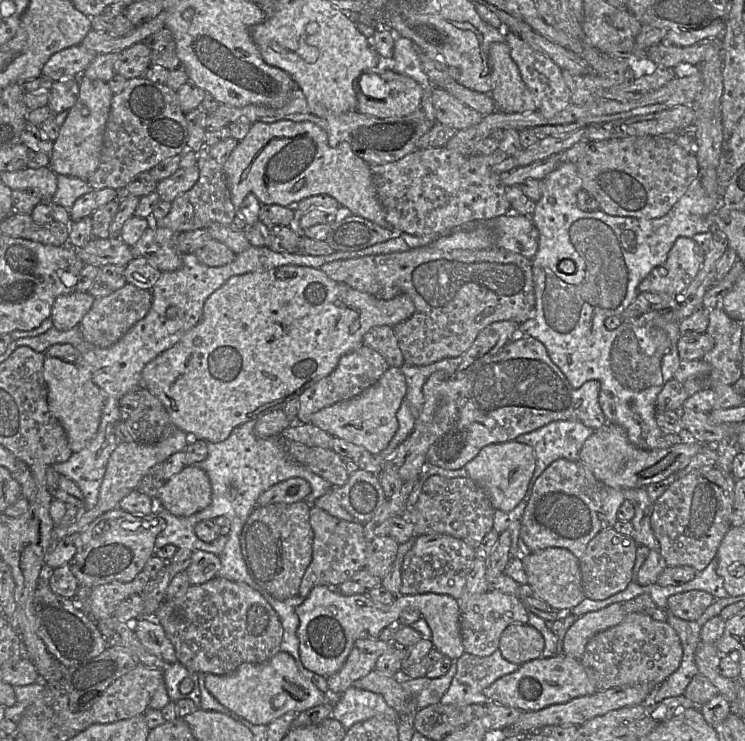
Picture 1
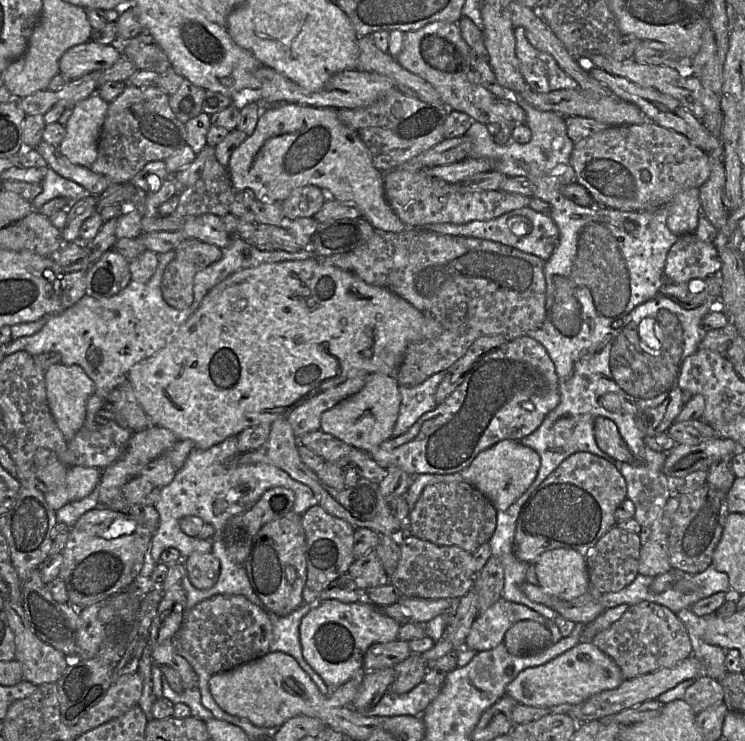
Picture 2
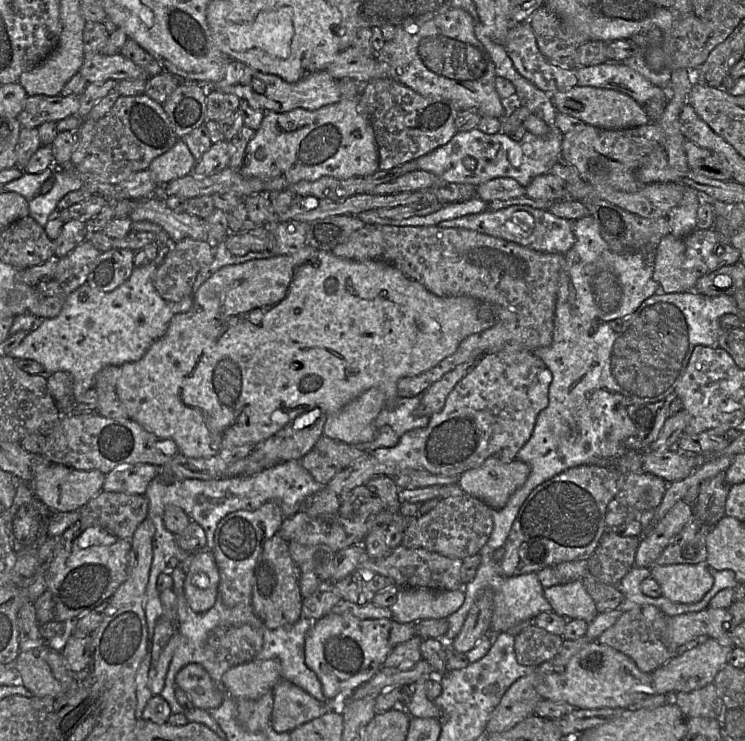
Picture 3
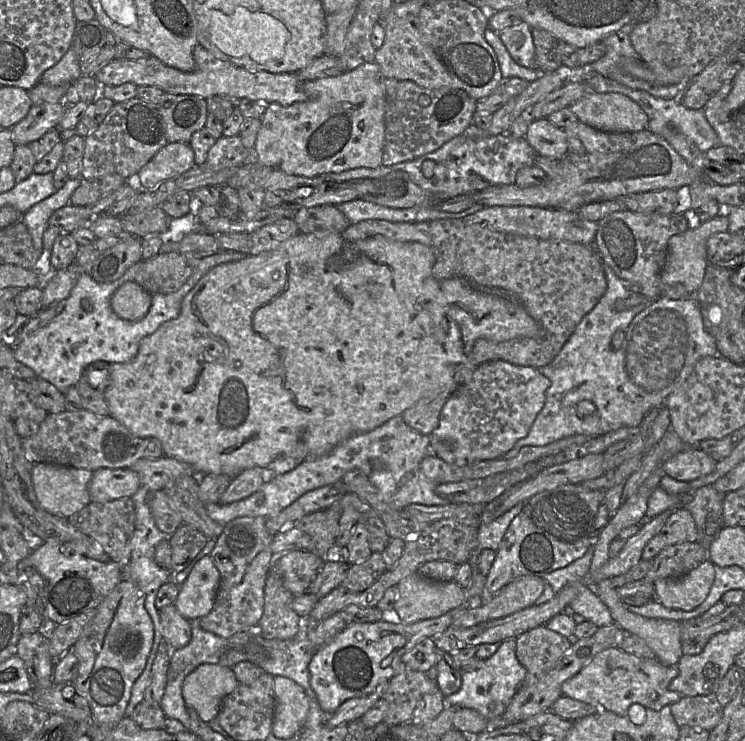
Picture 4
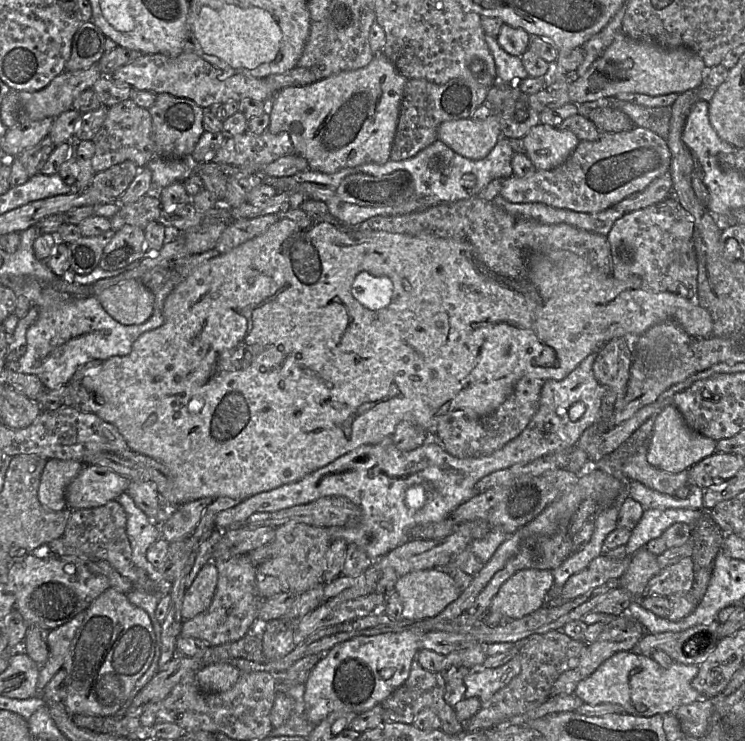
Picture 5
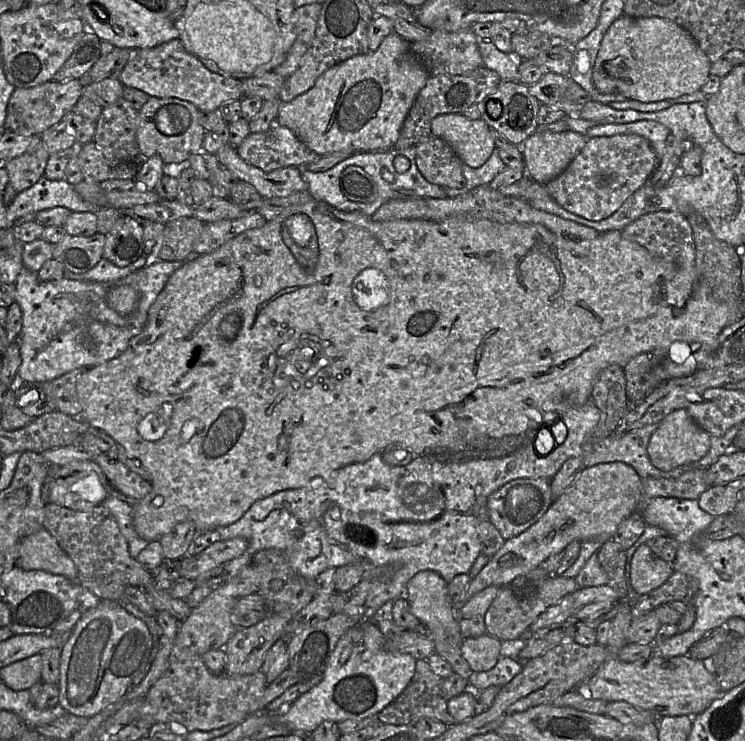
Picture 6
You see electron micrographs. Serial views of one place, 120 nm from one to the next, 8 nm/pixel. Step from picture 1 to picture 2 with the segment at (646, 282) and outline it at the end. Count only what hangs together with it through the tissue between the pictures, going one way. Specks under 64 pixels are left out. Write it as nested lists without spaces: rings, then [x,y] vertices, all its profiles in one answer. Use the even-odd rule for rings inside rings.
[[[689,233],[680,236],[669,249],[663,276],[667,283],[683,284],[692,279],[705,278],[720,268],[721,261],[715,245]]]

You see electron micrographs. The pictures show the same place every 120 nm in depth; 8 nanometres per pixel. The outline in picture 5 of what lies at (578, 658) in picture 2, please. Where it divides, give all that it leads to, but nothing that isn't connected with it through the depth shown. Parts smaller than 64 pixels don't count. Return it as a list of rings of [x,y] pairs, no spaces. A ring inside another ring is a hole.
[[[619,651],[605,660],[594,673],[580,681],[574,694],[584,703],[620,705],[624,713],[630,715],[663,715],[671,713],[677,707],[705,698],[692,687],[692,680],[698,671],[696,664],[673,662],[669,667],[662,667],[650,656],[634,651]]]

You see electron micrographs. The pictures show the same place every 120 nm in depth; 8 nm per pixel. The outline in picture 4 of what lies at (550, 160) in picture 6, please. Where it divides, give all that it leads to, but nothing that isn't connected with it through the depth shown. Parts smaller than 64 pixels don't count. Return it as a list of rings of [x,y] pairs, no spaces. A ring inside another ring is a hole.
[[[547,118],[531,121],[524,138],[538,156],[561,160],[568,153],[564,130],[554,126]]]

